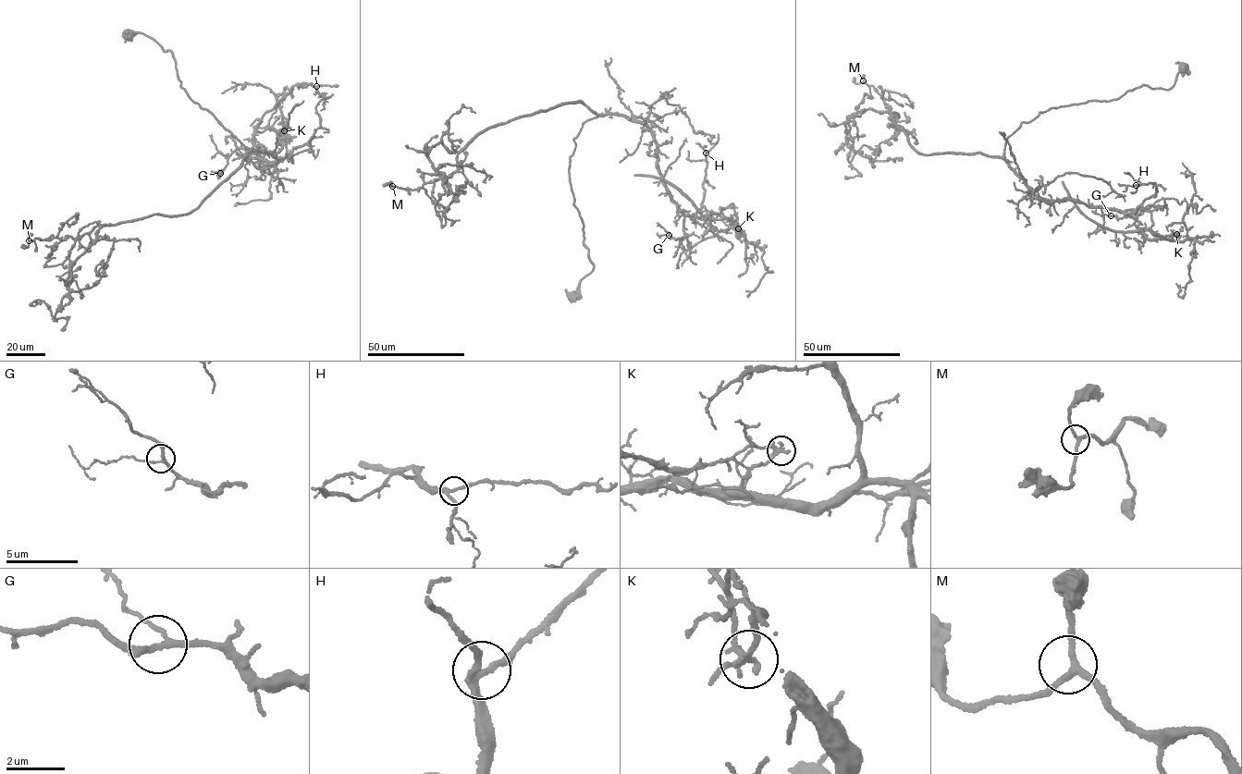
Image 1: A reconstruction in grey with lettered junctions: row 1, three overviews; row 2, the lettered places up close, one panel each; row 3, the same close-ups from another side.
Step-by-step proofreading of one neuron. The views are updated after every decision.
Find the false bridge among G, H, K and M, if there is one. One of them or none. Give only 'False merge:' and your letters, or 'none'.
False merge: K

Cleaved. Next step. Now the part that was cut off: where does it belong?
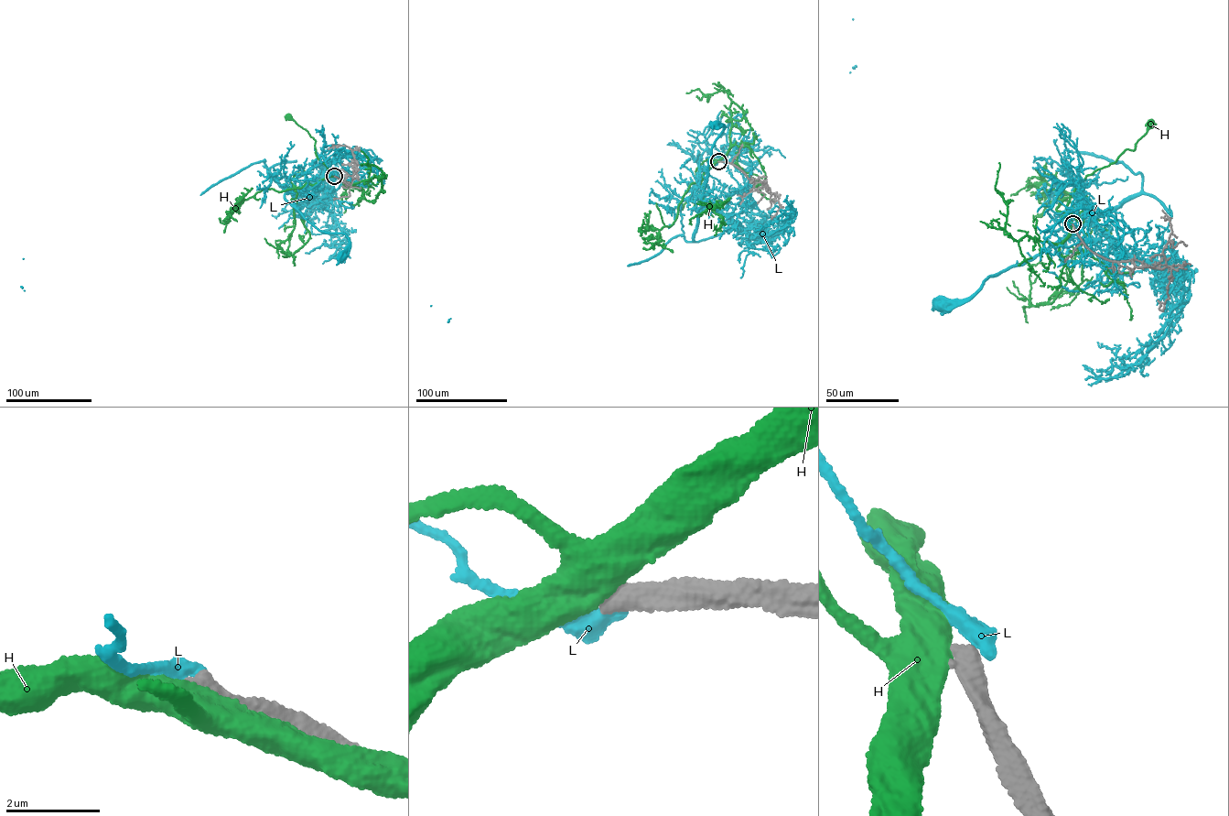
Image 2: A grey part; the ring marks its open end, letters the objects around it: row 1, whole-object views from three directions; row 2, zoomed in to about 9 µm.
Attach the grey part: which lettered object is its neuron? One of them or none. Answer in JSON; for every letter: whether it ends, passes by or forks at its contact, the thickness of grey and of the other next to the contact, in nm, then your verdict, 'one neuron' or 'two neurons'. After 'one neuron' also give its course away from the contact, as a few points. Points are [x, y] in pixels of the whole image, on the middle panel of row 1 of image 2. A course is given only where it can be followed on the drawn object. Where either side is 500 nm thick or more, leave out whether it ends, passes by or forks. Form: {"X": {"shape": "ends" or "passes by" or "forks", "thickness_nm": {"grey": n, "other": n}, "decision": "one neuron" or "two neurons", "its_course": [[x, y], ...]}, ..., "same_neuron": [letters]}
{"H": {"thickness_nm": {"grey": 480, "other": 550}, "decision": "two neurons"}, "L": {"shape": "ends", "thickness_nm": {"grey": 480, "other": 460}, "decision": "two neurons"}, "same_neuron": []}

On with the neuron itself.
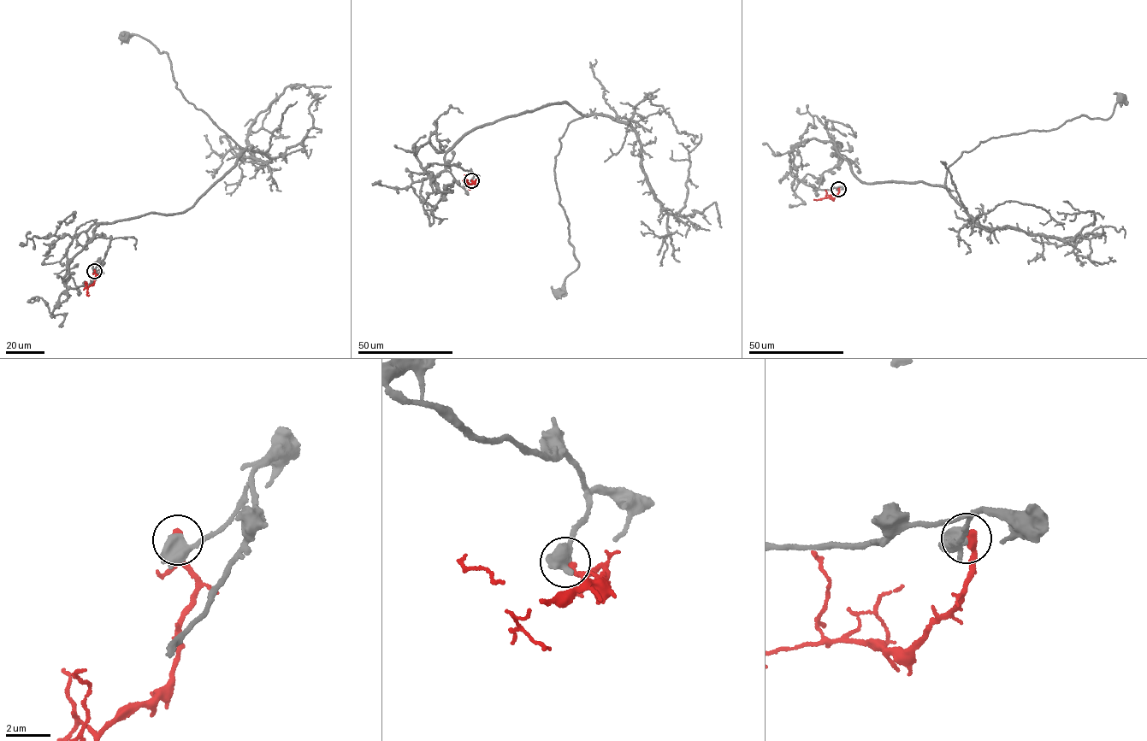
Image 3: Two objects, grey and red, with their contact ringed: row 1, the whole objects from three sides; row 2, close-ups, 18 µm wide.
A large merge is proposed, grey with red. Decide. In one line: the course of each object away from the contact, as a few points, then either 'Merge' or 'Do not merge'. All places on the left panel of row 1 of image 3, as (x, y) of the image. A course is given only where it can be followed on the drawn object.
Course of grey: (94, 271), (85, 285), (64, 282), (99, 224), (185, 211), (244, 149), (186, 100), (168, 54), (123, 36). Course of red: (94, 271), (93, 284), (88, 287), (87, 296), (89, 295). Do not merge

